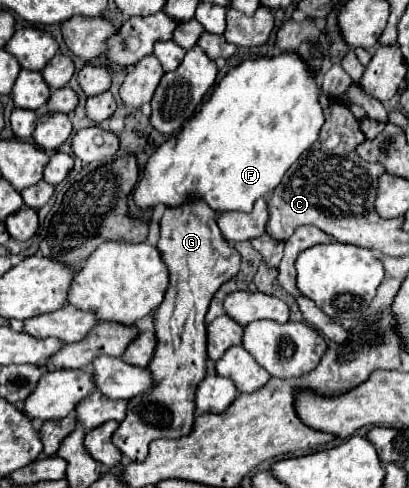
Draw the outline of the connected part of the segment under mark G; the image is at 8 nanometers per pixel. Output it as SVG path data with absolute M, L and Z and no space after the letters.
M188 201L178 207L168 207L164 211L164 217L160 221L160 241L158 249L164 257L164 263L170 271L170 285L166 289L162 305L158 305L154 315L156 325L156 337L158 337L158 349L154 355L154 361L150 361L148 369L154 373L154 387L146 391L144 395L138 395L130 399L130 409L126 413L126 419L120 423L120 427L112 435L112 443L122 451L124 457L128 457L134 463L140 463L148 455L148 445L154 439L180 439L186 437L186 433L194 427L194 411L196 411L196 389L198 383L206 377L206 311L214 297L214 293L220 289L222 283L230 281L238 269L240 269L240 253L222 237L222 231L216 223L216 213L206 205L206 201Z

